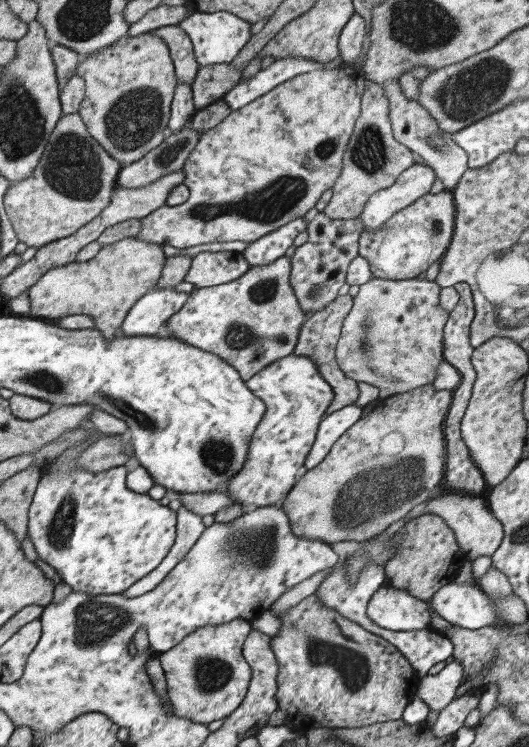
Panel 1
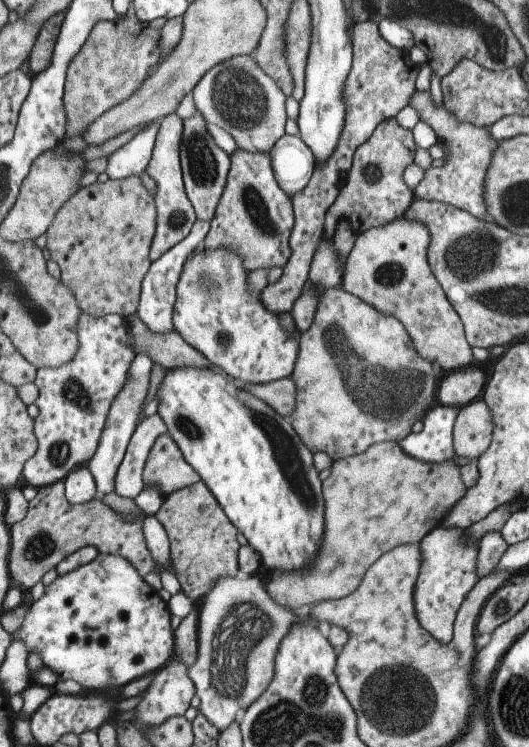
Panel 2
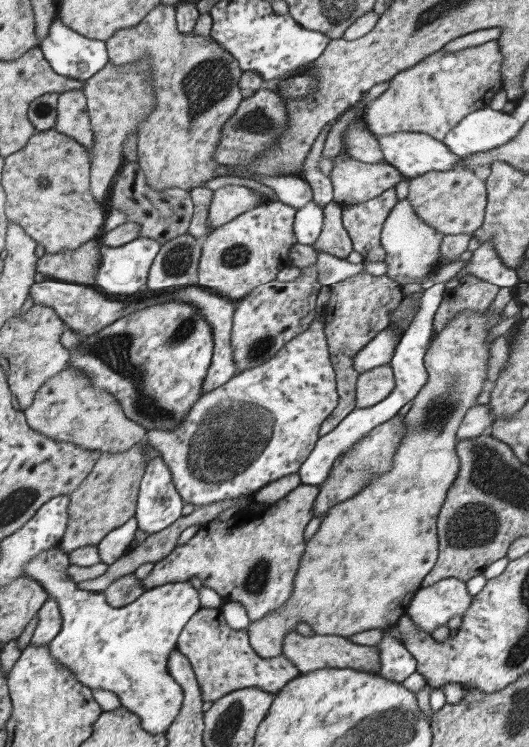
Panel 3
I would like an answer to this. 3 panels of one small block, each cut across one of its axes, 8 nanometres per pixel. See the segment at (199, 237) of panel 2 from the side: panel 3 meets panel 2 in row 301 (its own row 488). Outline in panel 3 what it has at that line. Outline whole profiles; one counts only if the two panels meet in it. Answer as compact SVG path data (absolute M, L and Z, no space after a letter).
M161 456L151 458L145 466L145 474L139 486L135 506L137 528L151 536L179 520L183 506L185 504L181 502L171 478L171 470Z

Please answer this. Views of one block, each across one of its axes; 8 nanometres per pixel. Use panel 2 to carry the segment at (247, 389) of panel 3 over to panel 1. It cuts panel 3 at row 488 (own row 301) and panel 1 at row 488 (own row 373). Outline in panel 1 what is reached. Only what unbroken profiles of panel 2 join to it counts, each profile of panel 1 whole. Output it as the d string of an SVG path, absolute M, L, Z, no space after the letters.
M283 356L273 364L259 370L245 382L247 390L265 404L265 412L251 434L245 462L235 476L223 488L223 494L239 506L265 508L281 504L281 500L291 492L299 480L305 458L313 448L319 422L327 414L329 404L333 402L333 388L325 382L315 368L315 362L307 356Z

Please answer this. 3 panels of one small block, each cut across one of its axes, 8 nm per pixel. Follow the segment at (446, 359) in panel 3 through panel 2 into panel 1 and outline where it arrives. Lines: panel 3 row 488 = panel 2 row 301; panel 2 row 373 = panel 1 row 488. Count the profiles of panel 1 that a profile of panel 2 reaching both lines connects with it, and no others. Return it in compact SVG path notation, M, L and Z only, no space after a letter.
M449 488L449 490L441 492L439 496L433 494L431 500L427 500L427 502L423 502L419 508L411 510L403 520L391 524L385 532L379 532L377 536L371 536L369 540L363 540L363 546L361 546L361 548L357 548L355 552L347 554L347 556L345 556L345 562L343 562L345 582L347 582L351 588L355 588L355 584L359 582L359 576L363 574L363 570L367 570L367 568L371 568L371 566L379 566L379 568L385 570L387 562L389 562L391 558L395 558L395 554L397 554L399 548L401 548L403 534L405 534L403 528L405 528L411 520L417 520L417 518L421 518L421 516L437 516L437 518L441 518L441 520L455 532L455 538L457 538L459 546L463 548L463 552L467 554L469 560L471 560L471 558L477 558L477 556L491 558L491 556L497 552L499 544L503 542L503 526L501 526L501 522L489 512L485 498L483 498L481 494L479 494L479 496L467 496L467 494L461 494L461 492L453 490L453 488Z

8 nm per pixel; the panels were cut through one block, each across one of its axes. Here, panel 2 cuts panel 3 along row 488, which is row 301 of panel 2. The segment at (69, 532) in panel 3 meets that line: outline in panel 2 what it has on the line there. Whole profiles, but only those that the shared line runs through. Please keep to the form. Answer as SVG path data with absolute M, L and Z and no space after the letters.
M139 176L83 186L59 208L45 232L45 248L59 266L59 280L73 294L81 314L89 314L89 318L109 314L129 318L137 312L141 280L151 266L149 248L155 234L155 216L153 194L141 186Z

